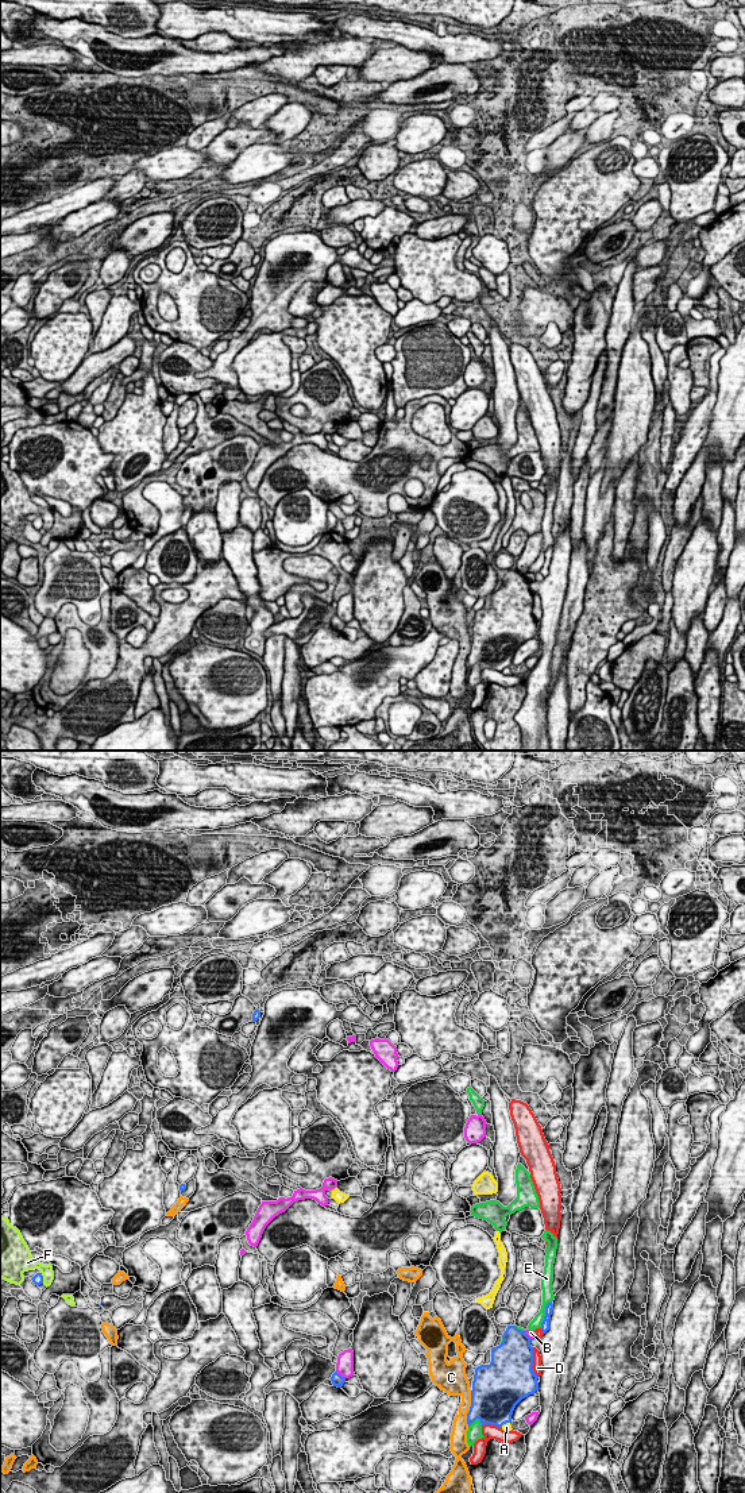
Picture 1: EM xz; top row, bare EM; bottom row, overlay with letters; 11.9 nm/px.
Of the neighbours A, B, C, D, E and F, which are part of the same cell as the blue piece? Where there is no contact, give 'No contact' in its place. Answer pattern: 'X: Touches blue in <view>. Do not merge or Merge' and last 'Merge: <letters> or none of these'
A: Touches blue in xz. Do not merge
B: Touches blue in xz. Do not merge
C: Touches blue in xz. Do not merge
D: Touches blue in xz. Do not merge
E: Touches blue in xz. Do not merge
F: Touches blue in xz. Do not merge
Merge: none of these

